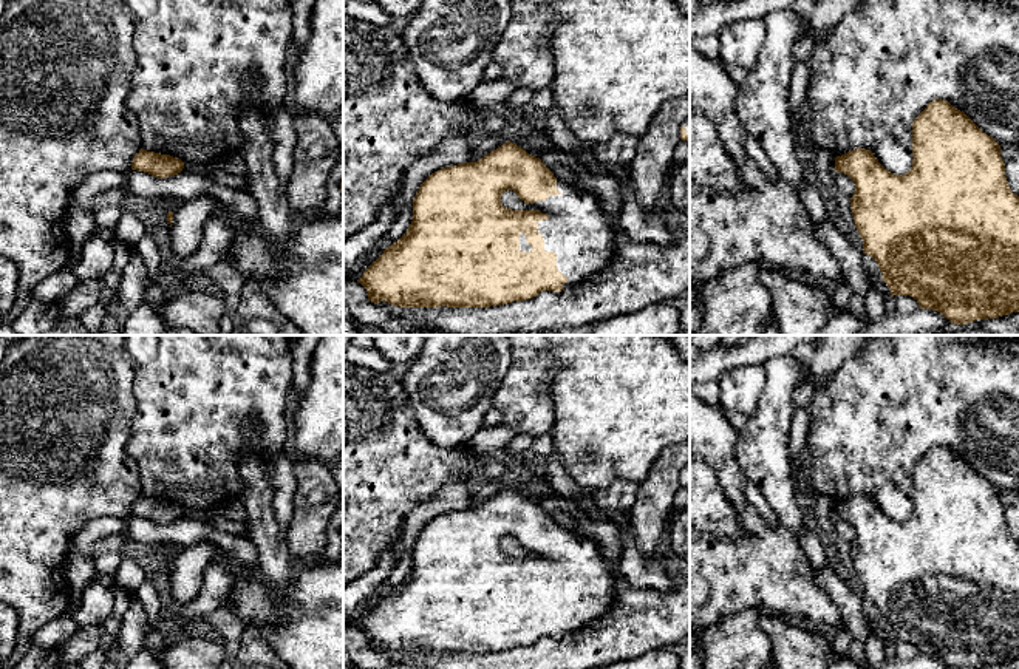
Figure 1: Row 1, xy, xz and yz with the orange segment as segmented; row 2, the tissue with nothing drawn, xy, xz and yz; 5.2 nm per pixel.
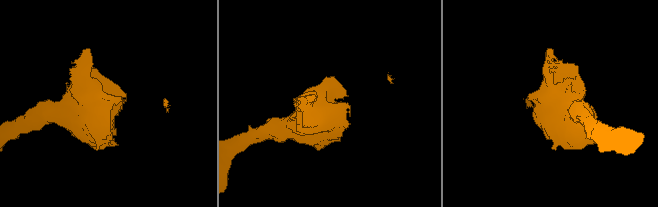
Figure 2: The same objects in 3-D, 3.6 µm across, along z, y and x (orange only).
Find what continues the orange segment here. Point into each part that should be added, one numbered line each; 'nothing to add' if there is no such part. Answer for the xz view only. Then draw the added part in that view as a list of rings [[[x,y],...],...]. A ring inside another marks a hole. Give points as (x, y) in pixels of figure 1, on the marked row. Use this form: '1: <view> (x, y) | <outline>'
1: xz (579, 230) | [[[557,178],[557,190],[561,193],[532,202],[529,210],[549,215],[547,219],[538,221],[538,233],[543,235],[544,250],[557,253],[557,269],[567,278],[563,289],[569,289],[608,269],[617,255],[617,243],[611,218],[602,209],[595,193],[574,187],[560,178]]]

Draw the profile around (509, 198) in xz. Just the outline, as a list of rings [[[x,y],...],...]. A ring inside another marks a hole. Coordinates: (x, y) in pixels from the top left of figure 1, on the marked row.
[[[506,190],[501,195],[501,204],[507,209],[512,209],[512,210],[529,210],[529,209],[532,209],[532,205],[521,201],[513,190]]]

